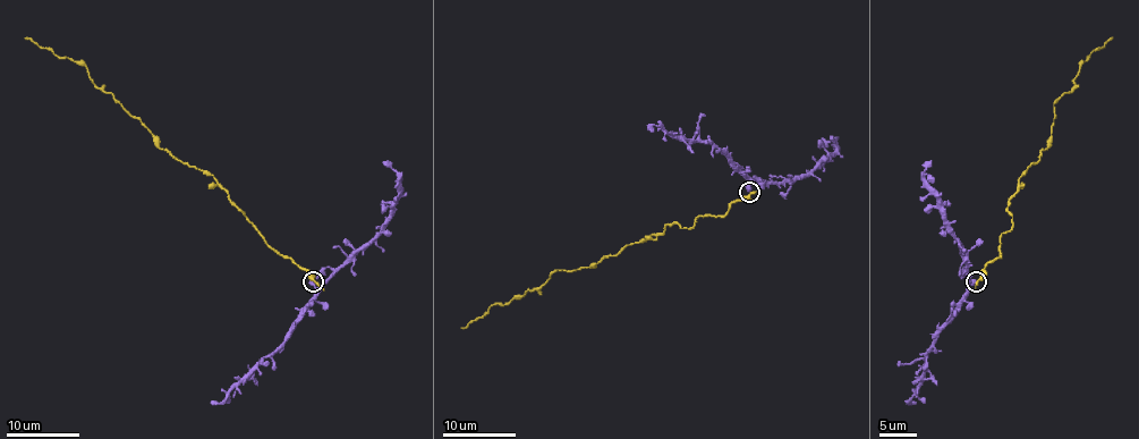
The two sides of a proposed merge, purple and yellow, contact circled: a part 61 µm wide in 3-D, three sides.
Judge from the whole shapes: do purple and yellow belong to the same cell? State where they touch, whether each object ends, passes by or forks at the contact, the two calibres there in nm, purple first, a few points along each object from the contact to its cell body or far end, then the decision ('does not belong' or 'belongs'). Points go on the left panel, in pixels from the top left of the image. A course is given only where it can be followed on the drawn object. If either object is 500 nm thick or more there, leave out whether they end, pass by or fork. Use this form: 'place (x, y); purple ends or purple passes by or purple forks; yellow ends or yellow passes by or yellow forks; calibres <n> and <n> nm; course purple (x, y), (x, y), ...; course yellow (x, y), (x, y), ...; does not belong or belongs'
place (313, 281); calibres 500 and 280 nm; course purple (313, 280), (321, 288), (381, 229), (390, 212), (390, 203), (399, 194), (399, 176), (383, 161); course yellow (313, 280), (278, 255), (215, 179), (159, 146), (159, 138), (95, 85), (83, 65), (24, 38); belongs

